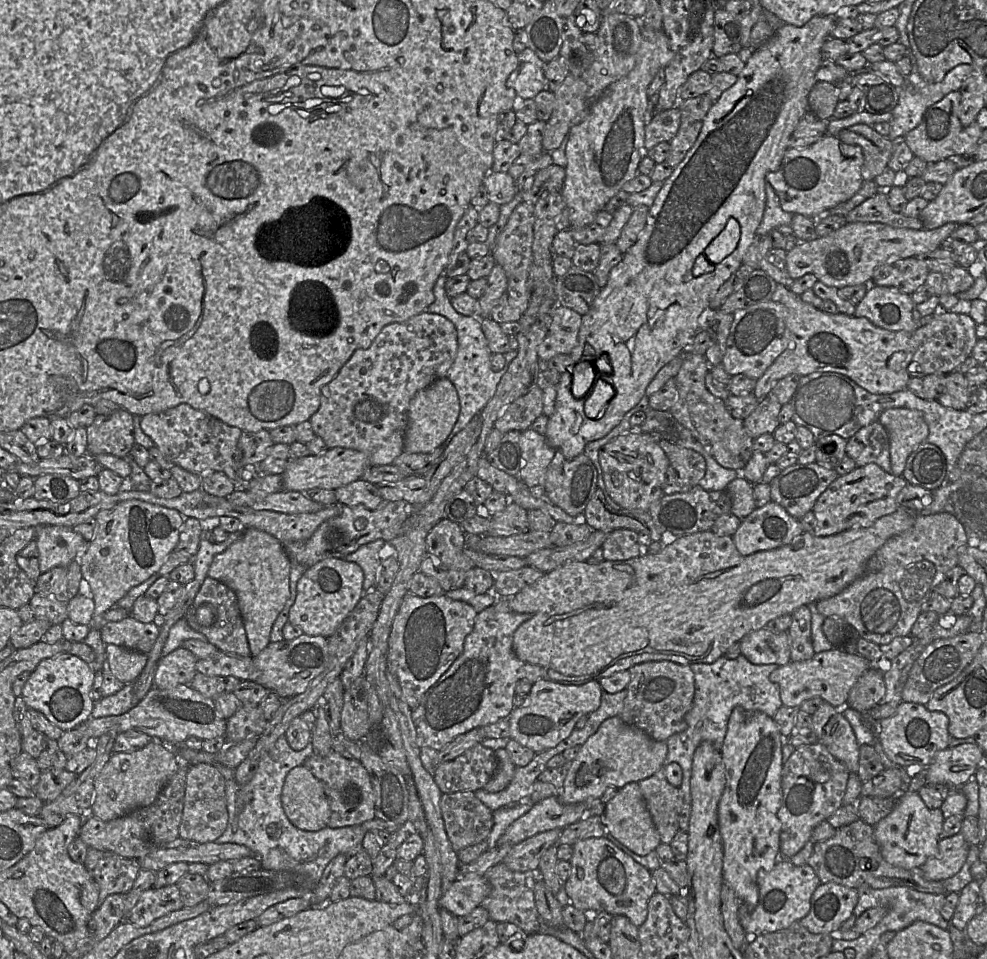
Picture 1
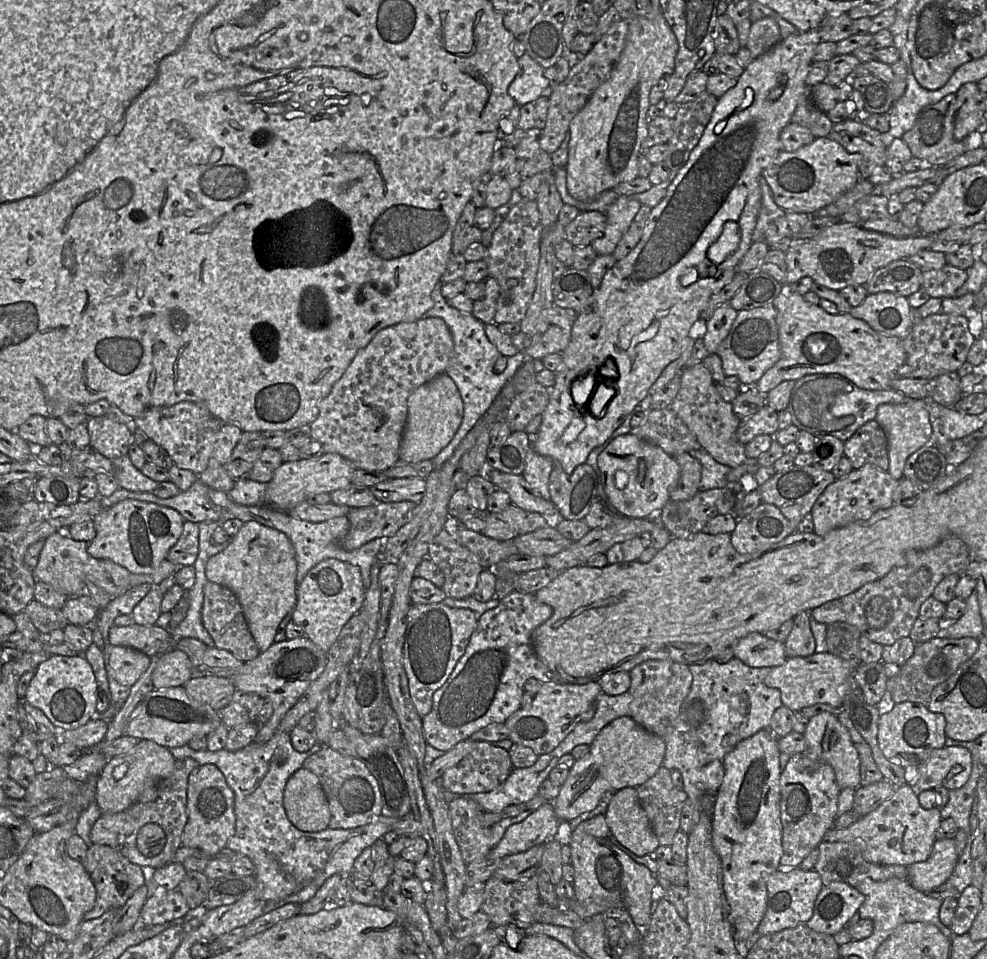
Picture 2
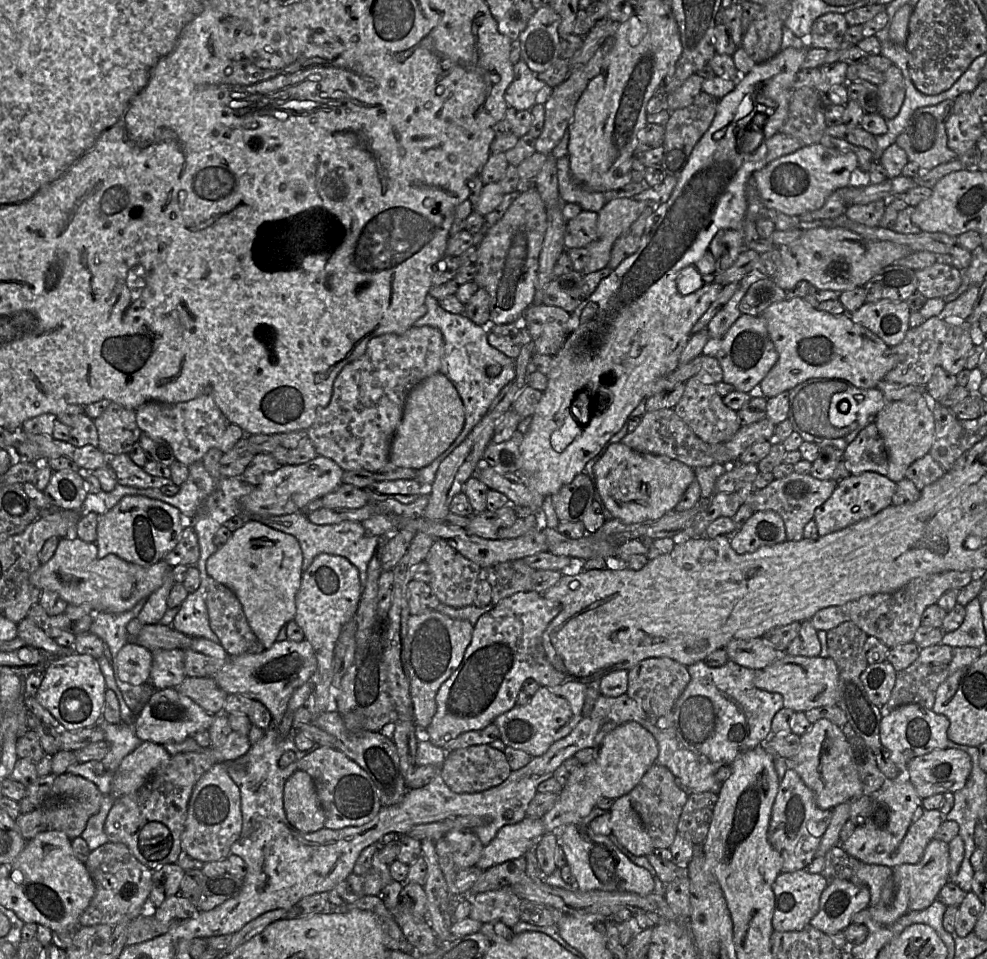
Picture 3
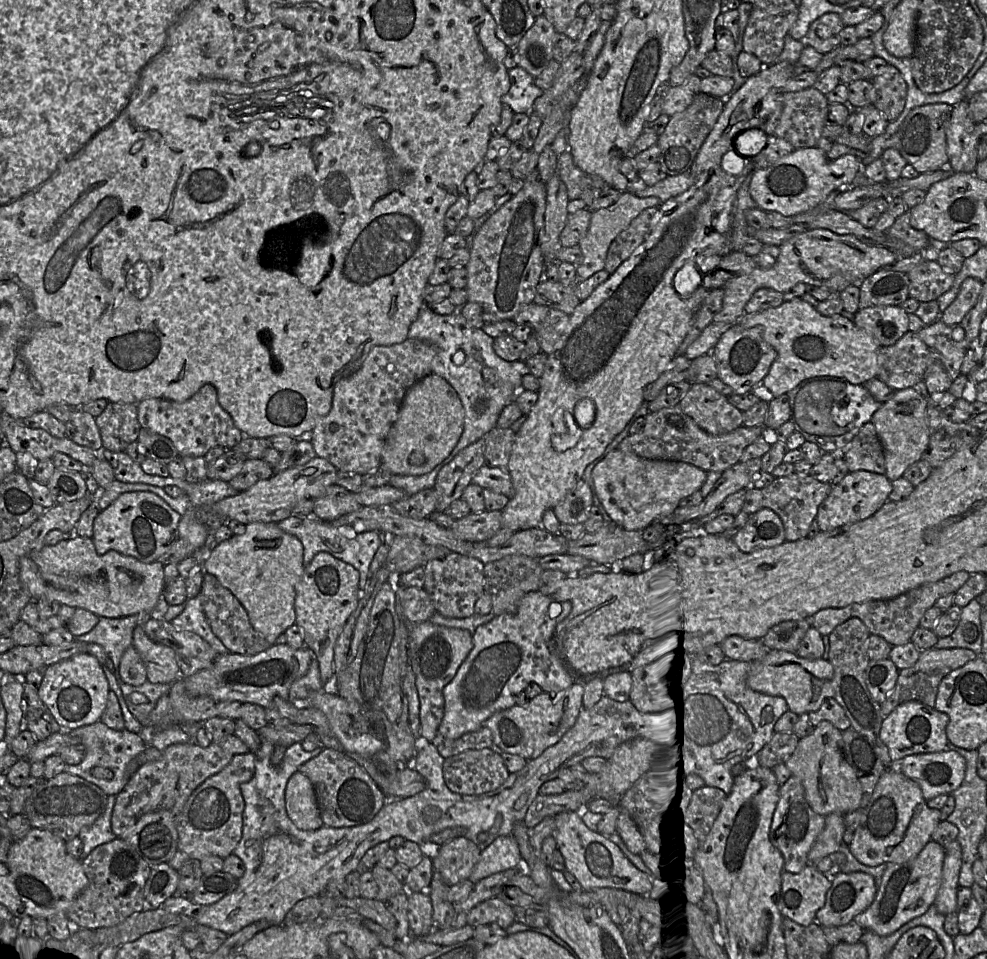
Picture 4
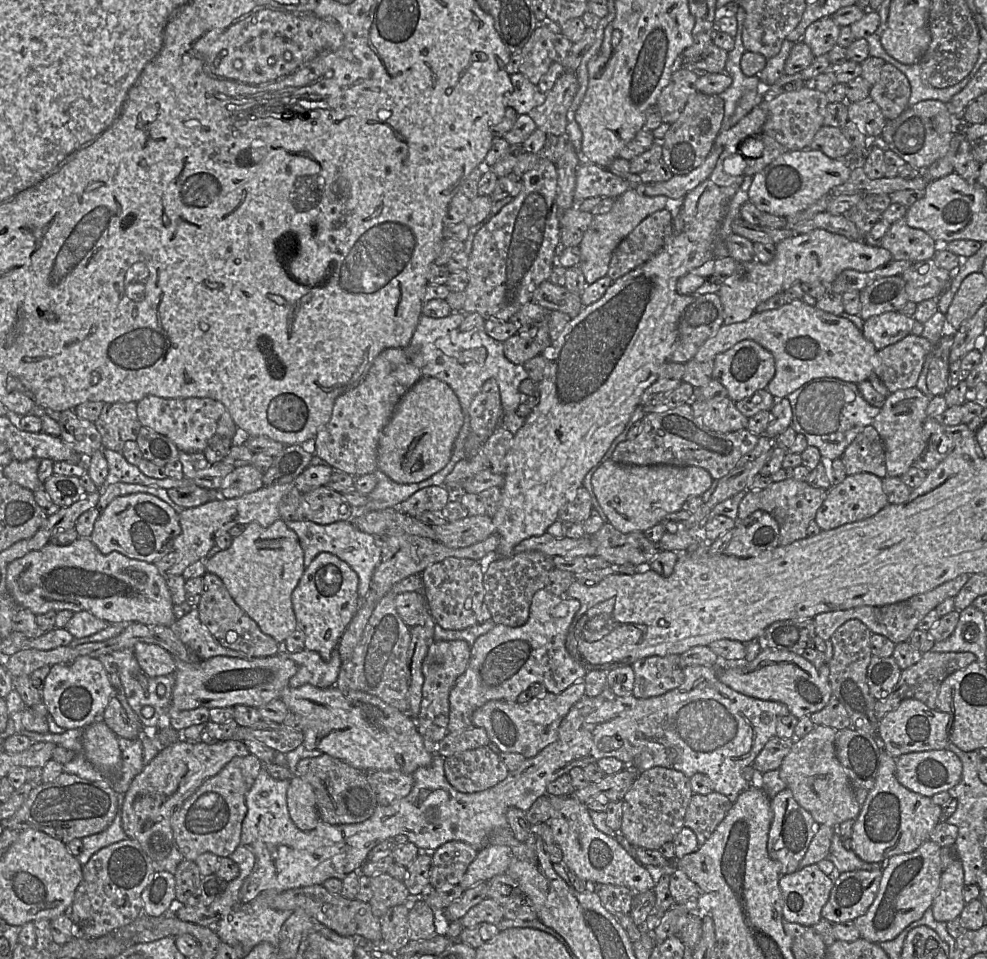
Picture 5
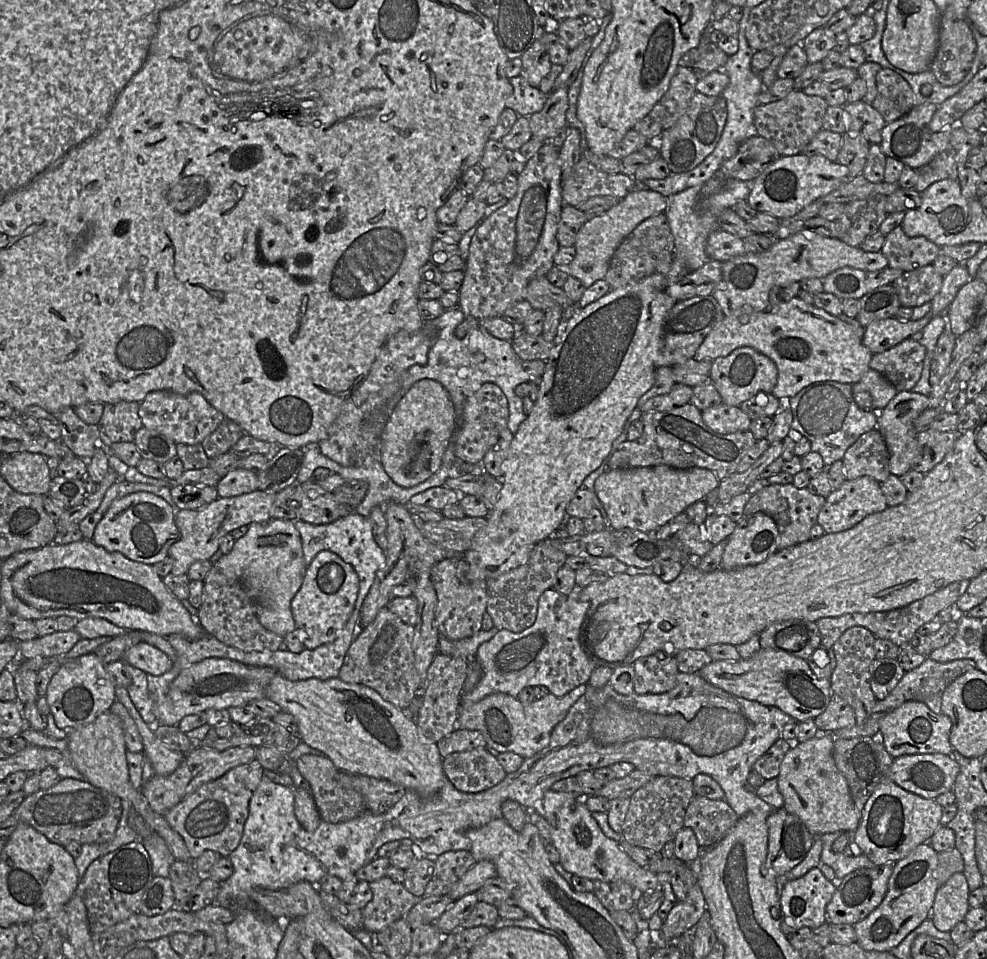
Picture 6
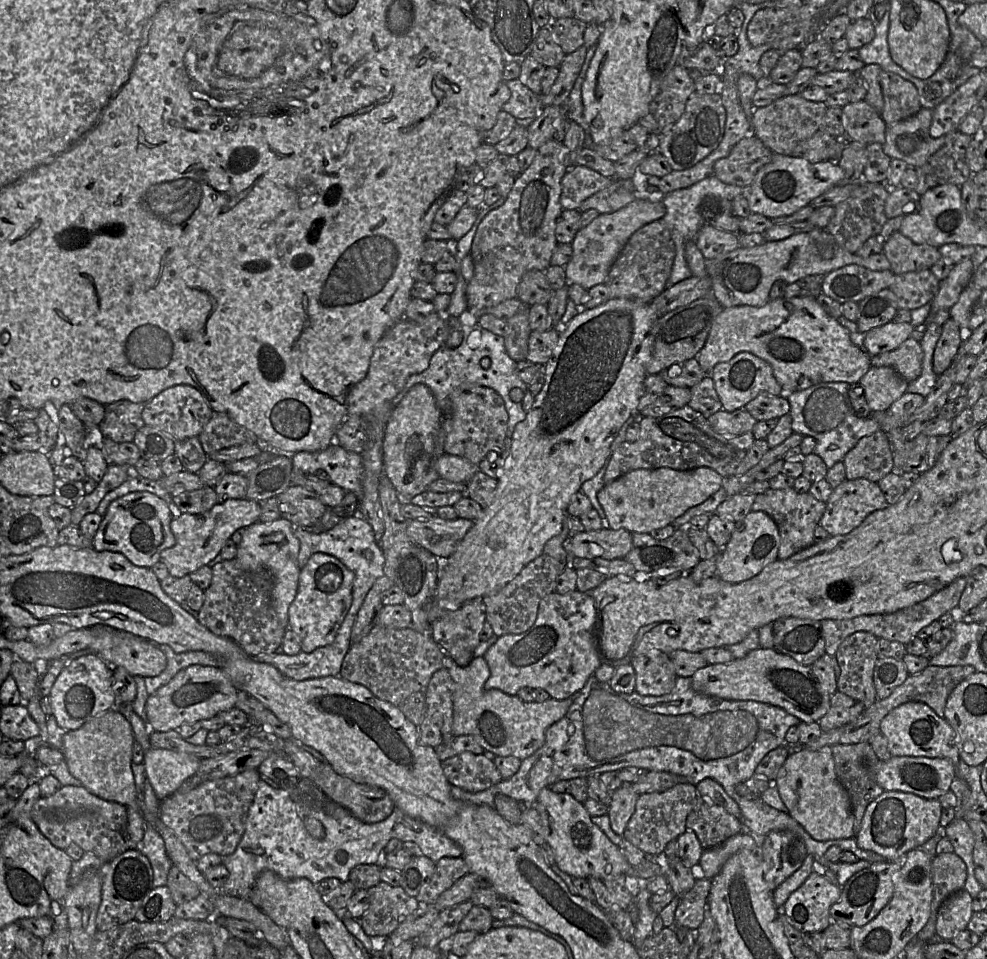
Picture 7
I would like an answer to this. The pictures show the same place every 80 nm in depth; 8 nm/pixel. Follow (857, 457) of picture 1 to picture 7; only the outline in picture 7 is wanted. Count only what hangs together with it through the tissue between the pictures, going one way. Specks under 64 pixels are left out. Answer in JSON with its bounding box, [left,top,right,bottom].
[843,429,894,483]

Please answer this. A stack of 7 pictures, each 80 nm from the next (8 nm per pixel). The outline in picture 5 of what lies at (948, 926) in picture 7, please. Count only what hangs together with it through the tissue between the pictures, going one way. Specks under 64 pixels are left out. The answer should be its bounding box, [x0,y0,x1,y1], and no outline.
[931,859,966,923]

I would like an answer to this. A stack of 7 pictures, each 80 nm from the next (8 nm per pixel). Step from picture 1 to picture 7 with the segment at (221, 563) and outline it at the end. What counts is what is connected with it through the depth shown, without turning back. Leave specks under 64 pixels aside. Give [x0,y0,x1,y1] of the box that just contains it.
[236,517,301,629]

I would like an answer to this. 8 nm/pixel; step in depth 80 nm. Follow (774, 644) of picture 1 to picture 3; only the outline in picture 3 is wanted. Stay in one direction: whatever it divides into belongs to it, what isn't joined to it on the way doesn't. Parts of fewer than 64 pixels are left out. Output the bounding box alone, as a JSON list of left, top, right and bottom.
[724,637,781,670]

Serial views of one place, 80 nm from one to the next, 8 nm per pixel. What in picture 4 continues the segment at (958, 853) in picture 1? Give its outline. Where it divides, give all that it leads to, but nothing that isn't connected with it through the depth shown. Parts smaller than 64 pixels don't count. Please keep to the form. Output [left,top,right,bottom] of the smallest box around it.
[853,840,945,936]

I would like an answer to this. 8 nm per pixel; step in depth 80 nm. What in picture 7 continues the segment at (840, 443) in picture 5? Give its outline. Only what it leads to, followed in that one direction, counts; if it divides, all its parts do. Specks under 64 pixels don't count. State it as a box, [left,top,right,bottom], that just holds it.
[788,382,880,468]

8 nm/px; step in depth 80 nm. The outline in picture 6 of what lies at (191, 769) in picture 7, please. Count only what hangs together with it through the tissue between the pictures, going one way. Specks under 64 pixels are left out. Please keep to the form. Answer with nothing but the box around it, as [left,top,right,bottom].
[115,685,185,776]

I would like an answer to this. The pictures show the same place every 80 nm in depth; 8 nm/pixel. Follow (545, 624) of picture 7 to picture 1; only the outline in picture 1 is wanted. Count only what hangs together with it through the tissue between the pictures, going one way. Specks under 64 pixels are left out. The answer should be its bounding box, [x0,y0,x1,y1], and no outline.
[412,596,544,751]

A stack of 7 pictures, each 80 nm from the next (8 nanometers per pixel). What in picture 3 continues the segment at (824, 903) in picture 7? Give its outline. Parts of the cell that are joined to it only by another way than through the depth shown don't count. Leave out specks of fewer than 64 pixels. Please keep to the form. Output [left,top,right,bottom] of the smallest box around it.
[773,869,829,931]

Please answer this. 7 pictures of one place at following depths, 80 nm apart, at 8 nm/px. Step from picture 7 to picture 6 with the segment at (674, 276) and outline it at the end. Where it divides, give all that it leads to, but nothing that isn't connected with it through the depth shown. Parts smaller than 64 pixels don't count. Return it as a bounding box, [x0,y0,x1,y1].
[665,179,753,271]

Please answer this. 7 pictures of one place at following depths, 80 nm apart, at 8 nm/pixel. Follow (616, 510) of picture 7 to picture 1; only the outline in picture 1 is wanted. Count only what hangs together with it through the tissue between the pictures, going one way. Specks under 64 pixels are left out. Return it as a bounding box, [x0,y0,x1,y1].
[599,429,669,512]

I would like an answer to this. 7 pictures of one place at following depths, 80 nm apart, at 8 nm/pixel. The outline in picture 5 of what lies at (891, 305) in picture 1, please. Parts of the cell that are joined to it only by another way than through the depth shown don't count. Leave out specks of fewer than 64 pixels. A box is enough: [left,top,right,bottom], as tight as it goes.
[862,311,914,351]

